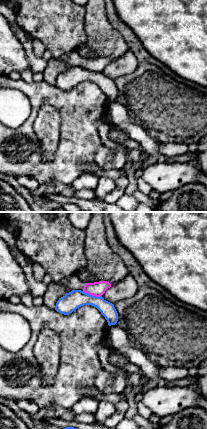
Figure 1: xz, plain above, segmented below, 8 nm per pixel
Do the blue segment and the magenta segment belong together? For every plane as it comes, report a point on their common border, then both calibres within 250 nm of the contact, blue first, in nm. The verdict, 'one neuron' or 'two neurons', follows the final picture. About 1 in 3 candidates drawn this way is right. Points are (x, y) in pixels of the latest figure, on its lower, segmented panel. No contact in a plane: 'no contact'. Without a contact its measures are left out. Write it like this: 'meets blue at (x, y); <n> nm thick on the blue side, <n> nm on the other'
meets blue at (91, 295); 150 nm thick on the blue side, 120 nm on the other

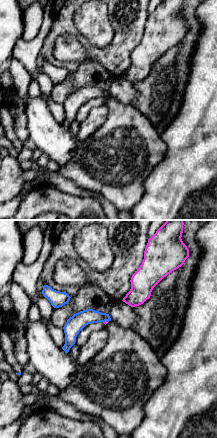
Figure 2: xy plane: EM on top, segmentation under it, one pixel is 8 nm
meets blue at (105, 320); 140 nm thick on the blue side, 20 nm on the other

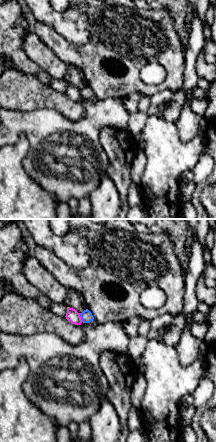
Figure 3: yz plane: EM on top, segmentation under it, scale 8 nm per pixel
meets blue at (80, 316); 100 nm thick on the blue side, 100 nm on the other

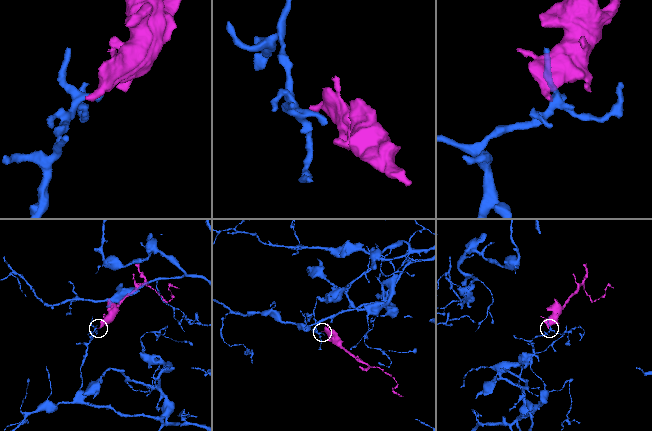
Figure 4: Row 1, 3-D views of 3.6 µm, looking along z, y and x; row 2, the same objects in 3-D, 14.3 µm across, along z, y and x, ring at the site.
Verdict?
two neurons

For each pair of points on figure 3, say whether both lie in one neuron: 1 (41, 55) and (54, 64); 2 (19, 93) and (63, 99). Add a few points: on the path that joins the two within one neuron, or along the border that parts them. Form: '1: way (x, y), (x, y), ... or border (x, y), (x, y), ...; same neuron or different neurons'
1: way (44, 57), (51, 64); same neuron
2: way (30, 94), (52, 99); same neuron

